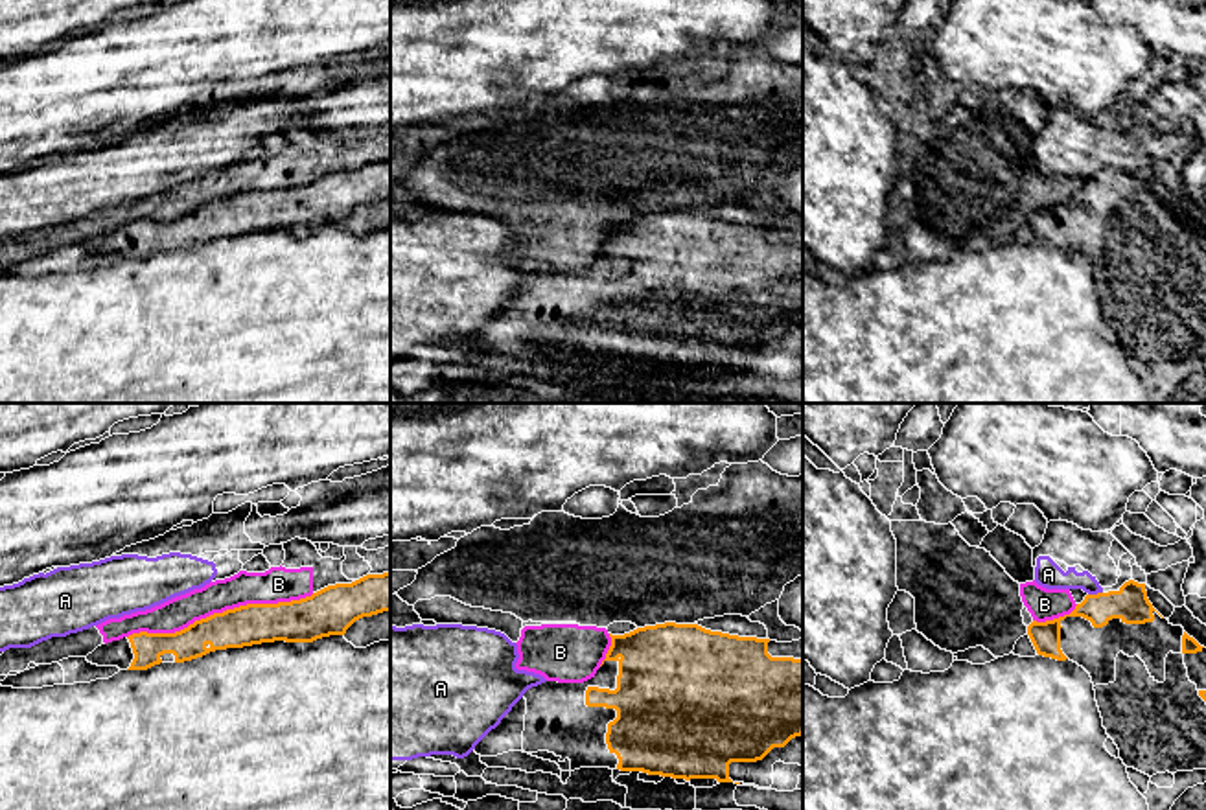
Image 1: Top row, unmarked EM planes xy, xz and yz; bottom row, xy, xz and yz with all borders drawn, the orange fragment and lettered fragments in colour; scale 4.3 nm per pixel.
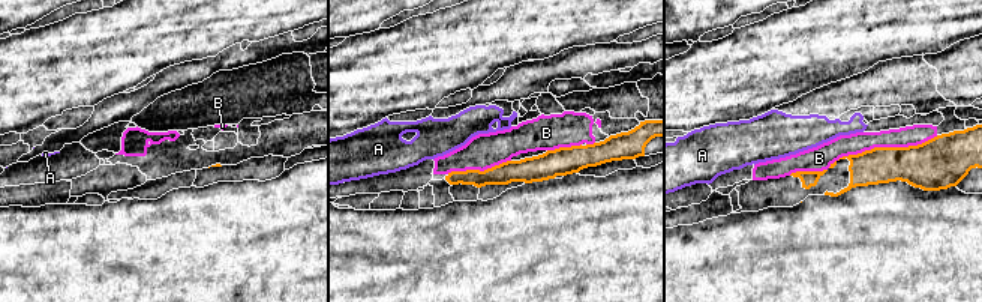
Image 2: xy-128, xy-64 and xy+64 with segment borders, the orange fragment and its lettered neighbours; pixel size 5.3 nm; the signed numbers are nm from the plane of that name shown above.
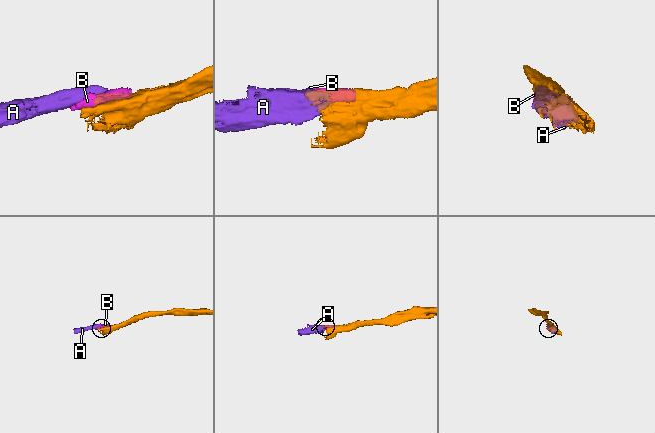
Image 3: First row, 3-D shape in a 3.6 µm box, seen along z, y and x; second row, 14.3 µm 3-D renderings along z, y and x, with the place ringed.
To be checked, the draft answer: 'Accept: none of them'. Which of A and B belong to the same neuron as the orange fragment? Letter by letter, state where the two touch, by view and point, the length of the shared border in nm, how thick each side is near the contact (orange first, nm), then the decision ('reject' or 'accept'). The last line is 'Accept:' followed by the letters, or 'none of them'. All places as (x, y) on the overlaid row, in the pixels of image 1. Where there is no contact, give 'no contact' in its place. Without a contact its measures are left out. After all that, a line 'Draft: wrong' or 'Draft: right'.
A: contact yz (1094, 595); length 70 nm; calibres 160 and 120 nm; reject
B: contact xy (220, 613); length 850 nm; calibres 180 and 140 nm; reject
Accept: none of them
Draft: right

